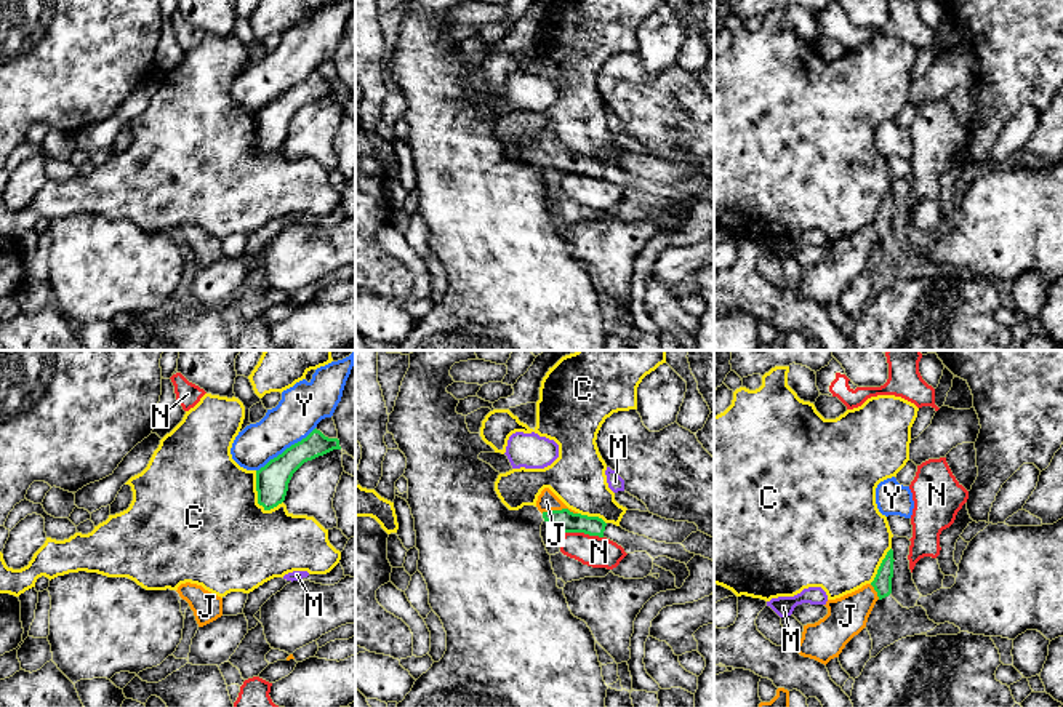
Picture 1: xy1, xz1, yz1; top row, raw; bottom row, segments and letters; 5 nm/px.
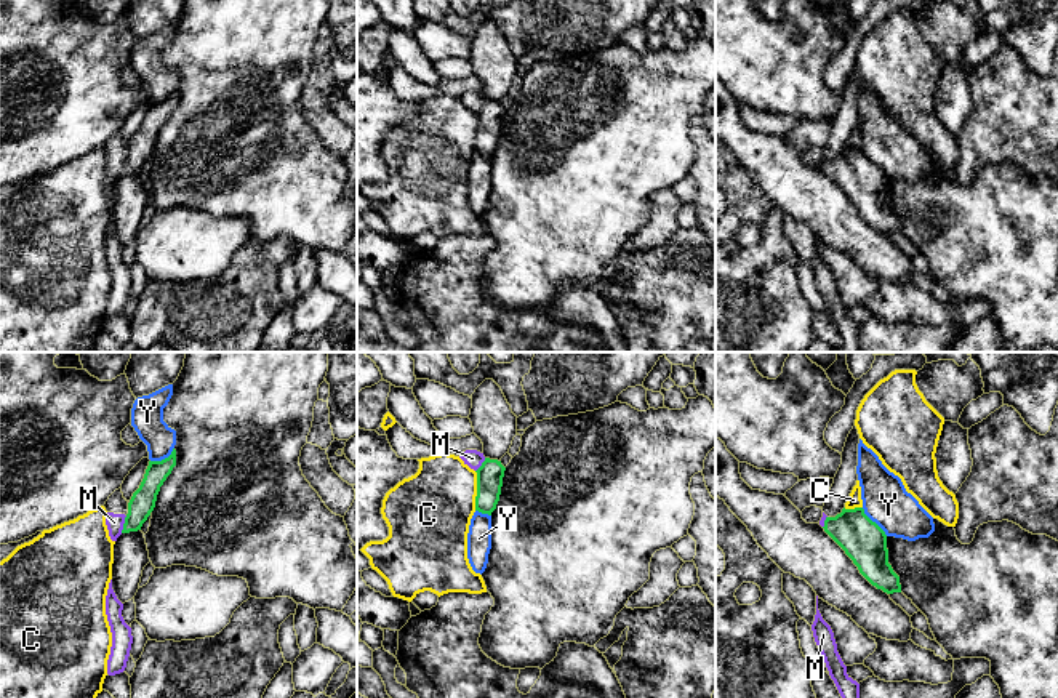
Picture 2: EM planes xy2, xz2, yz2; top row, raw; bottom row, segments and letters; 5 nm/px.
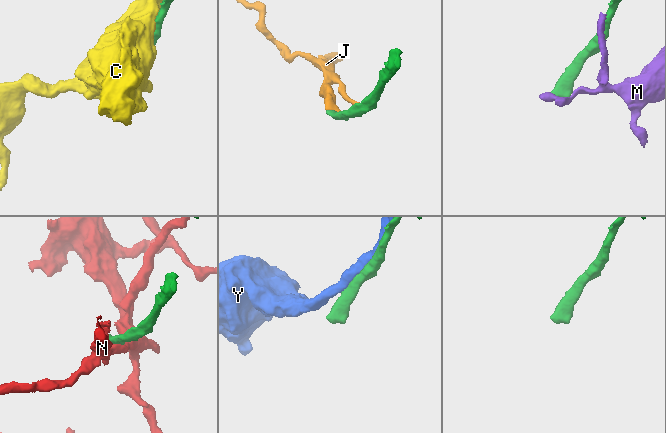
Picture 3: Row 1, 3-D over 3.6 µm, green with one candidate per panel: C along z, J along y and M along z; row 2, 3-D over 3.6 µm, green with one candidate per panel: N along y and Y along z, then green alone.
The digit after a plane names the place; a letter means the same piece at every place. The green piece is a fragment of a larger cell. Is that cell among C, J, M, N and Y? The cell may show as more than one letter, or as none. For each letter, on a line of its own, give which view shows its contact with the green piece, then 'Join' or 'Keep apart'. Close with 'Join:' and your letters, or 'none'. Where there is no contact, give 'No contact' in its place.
C: Touches green in xy1. Keep apart
J: Touches green in xz1. Join
M: Touches green in xy2. Keep apart
N: Touches green in xz1. Keep apart
Y: Touches green in xy1. Keep apart
Join: J

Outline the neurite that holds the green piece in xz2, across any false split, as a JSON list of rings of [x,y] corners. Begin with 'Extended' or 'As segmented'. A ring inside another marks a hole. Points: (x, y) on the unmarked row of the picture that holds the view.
As segmented. [[[485,99],[477,114],[475,152],[491,157],[499,142],[506,109],[498,101]]]

